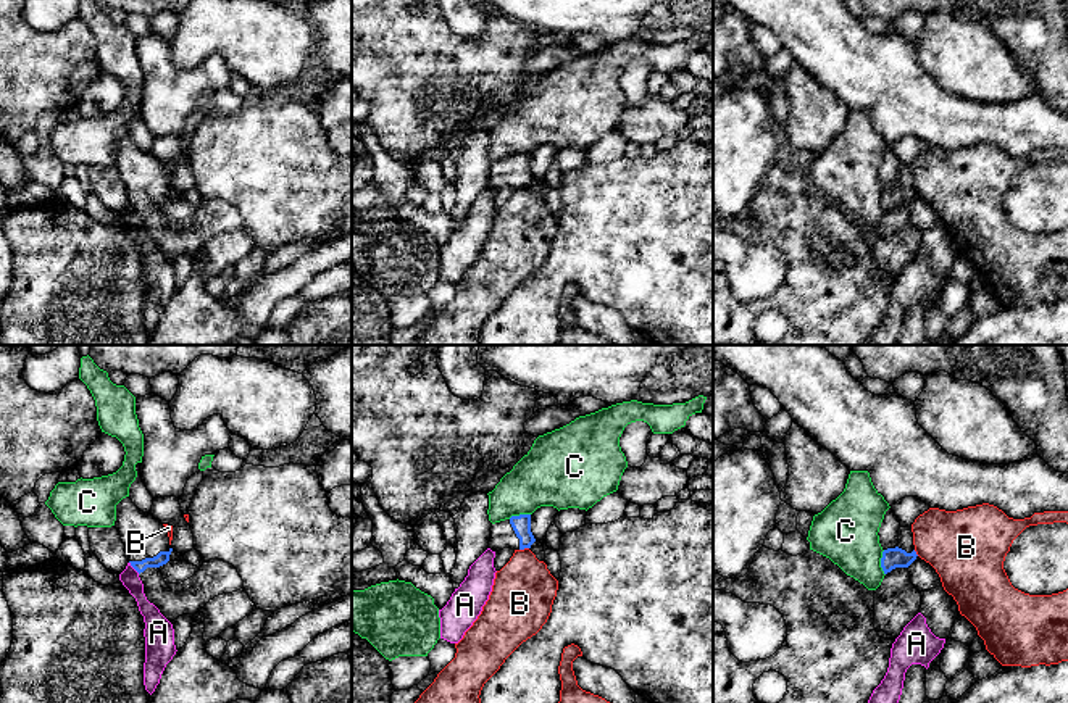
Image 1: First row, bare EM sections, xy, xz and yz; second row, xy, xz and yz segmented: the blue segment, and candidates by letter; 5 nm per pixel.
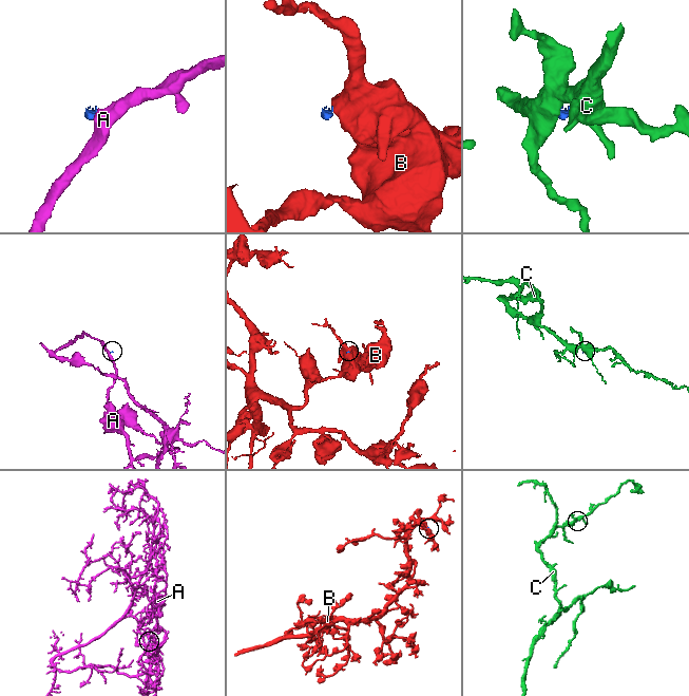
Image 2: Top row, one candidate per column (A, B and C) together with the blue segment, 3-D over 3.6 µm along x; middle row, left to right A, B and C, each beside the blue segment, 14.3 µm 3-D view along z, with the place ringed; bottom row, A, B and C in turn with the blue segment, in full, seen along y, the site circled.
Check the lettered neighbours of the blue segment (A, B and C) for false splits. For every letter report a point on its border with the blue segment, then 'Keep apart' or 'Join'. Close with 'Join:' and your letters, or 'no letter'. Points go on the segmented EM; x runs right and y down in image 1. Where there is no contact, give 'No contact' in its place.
A: Touches blue at xy (134, 568). Keep apart
B: Touches blue at xz (523, 549). Keep apart
C: Touches blue at yz (881, 563). Keep apart
Join: no letter

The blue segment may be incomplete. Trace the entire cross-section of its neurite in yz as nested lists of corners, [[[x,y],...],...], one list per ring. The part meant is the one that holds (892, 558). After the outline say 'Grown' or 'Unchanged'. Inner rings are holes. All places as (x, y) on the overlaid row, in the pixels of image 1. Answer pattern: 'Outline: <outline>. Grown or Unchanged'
Outline: [[[900,527],[897,547],[882,551],[881,568],[886,576],[874,590],[874,629],[882,639],[899,637],[920,613],[921,592],[908,572],[916,556],[912,527]]]. Grown

